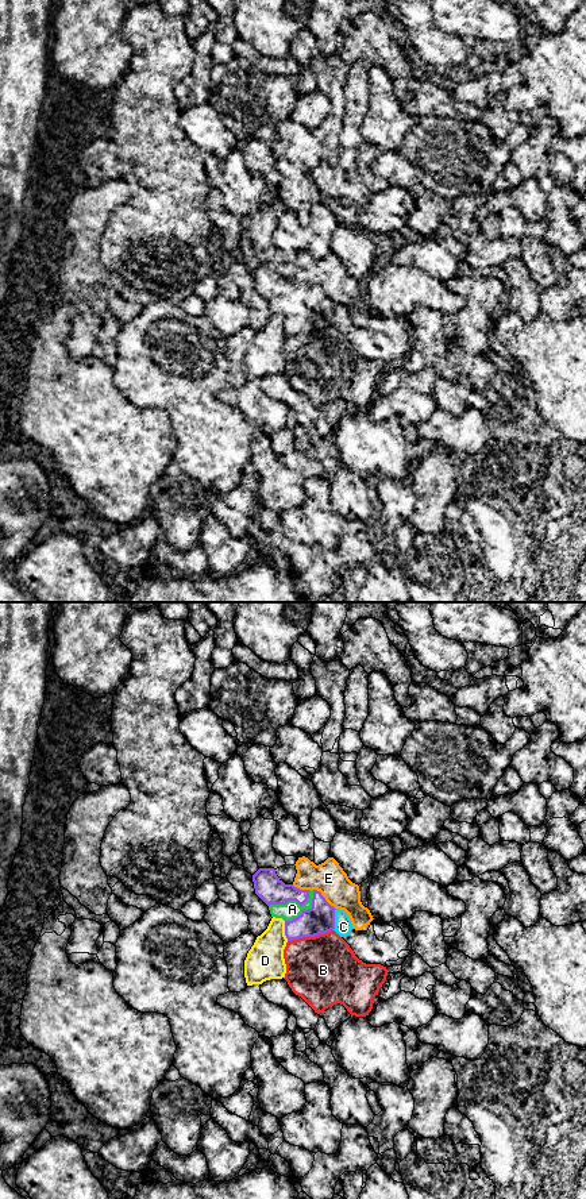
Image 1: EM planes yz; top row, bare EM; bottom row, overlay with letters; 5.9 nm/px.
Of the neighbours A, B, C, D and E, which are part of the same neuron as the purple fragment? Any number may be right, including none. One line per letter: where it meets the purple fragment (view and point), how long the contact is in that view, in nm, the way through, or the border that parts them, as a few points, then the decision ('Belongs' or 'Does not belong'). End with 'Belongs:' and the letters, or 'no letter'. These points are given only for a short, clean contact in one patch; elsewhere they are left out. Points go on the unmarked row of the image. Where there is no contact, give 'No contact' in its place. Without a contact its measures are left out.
A: Touches purple at yz (293, 295). Shared border 280 nm. Belongs
B: Touches purple at yz (309, 331). Shared border 280 nm. Does not belong
C: Touches purple at yz (334, 315). Shared border 130 nm. Boundary: yz (336, 304), (332, 324). Does not belong
D: Touches purple at yz (285, 326). Shared border 120 nm. Does not belong
E: Touches purple at yz (324, 293). Shared border 180 nm. Does not belong
Belongs: A

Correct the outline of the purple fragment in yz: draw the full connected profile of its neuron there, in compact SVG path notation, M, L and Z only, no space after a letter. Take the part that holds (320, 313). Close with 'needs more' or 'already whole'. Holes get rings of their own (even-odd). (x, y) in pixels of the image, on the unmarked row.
M274 263L252 270L255 289L269 301L271 312L285 316L288 336L315 332L335 324L335 302L317 285L285 279Z | needs more

